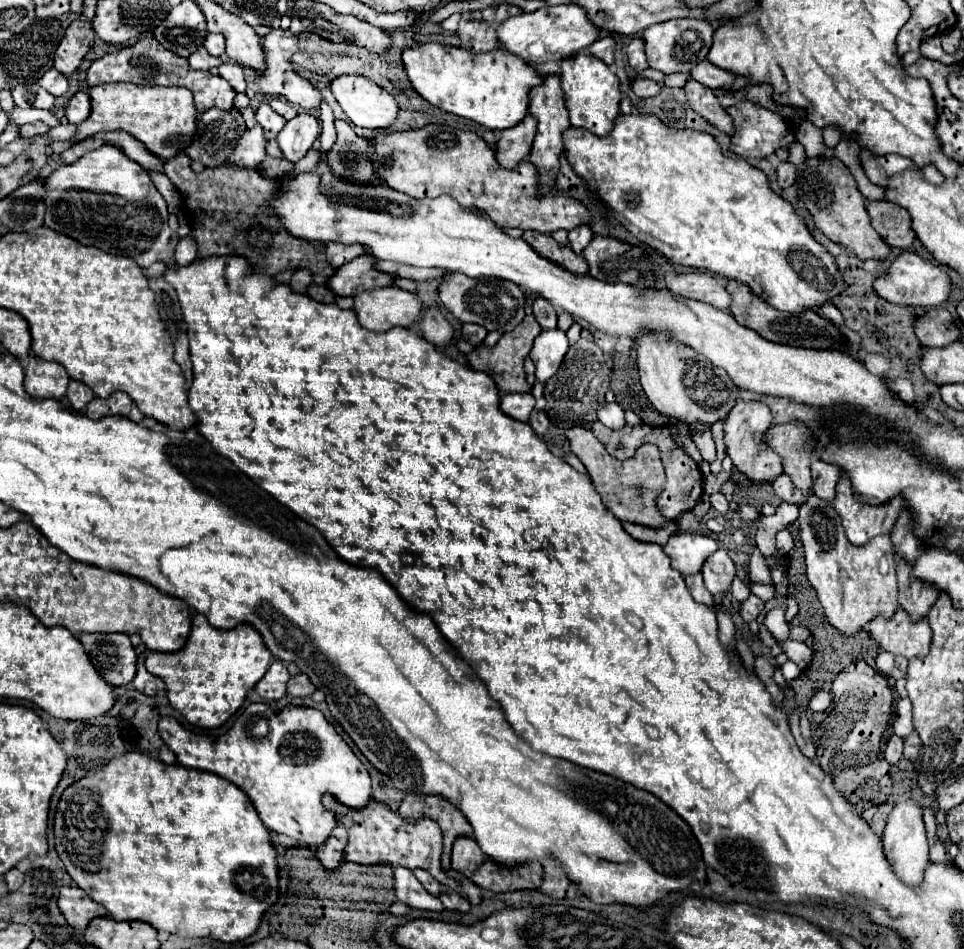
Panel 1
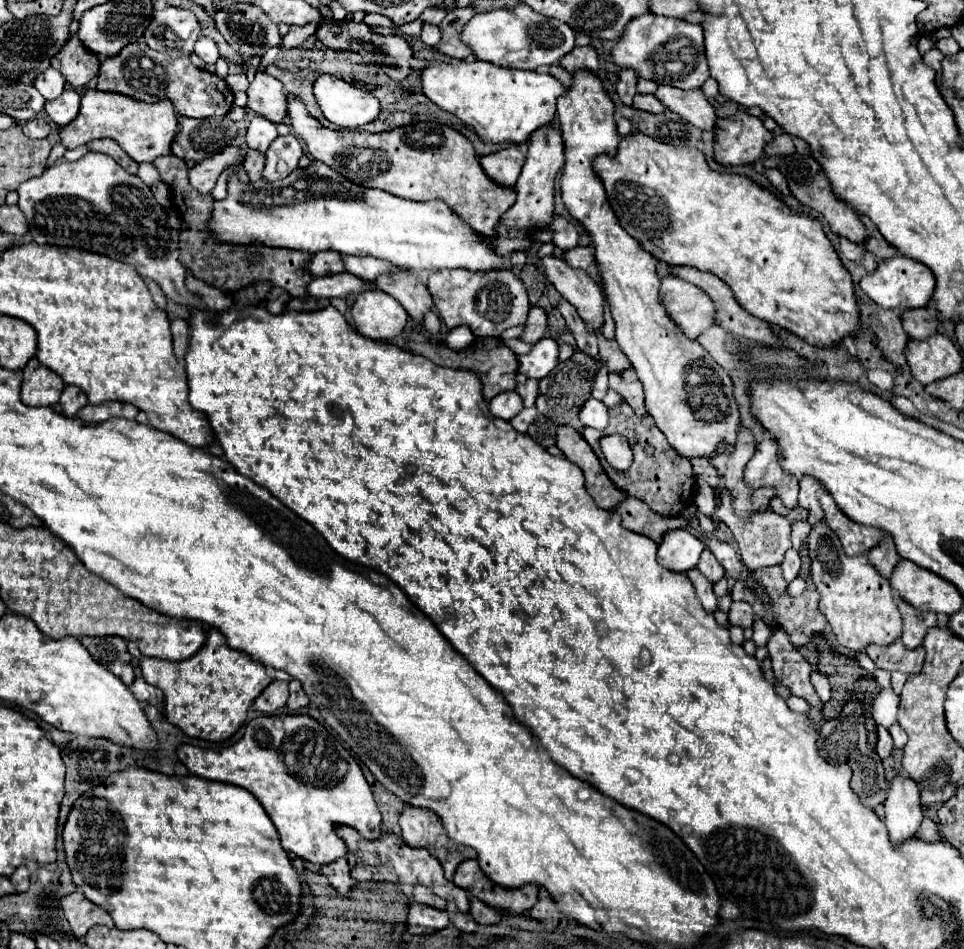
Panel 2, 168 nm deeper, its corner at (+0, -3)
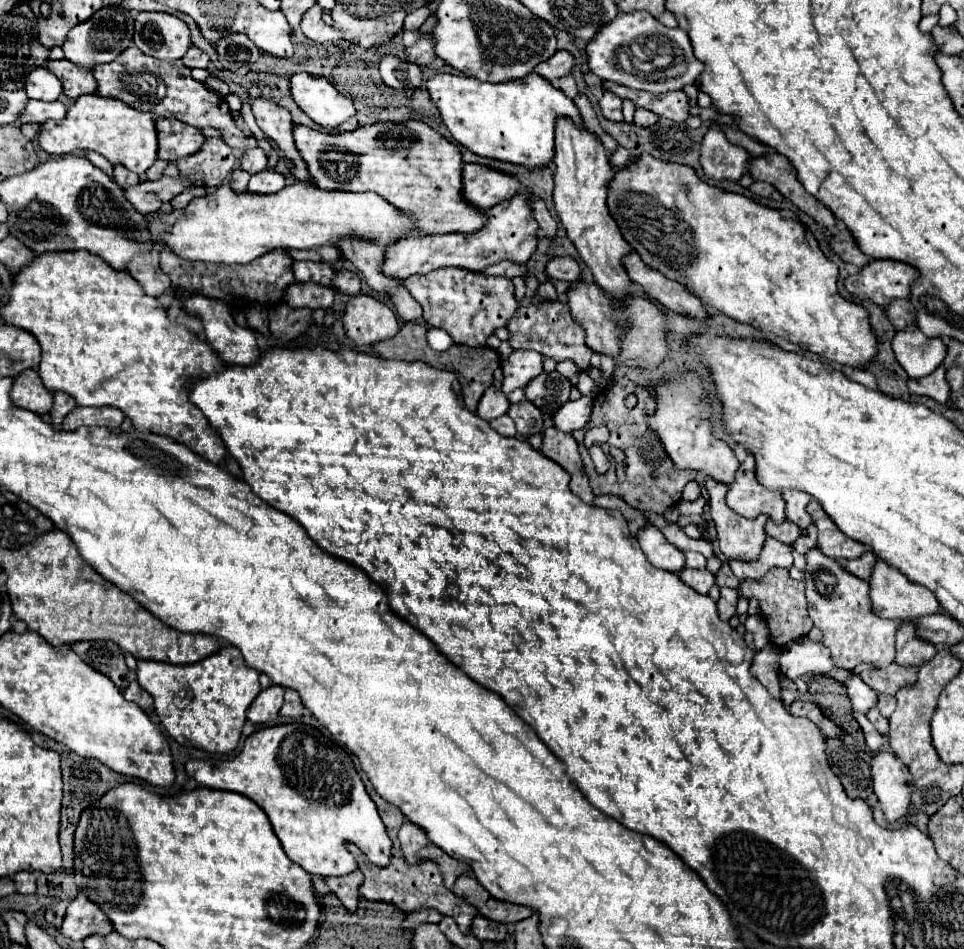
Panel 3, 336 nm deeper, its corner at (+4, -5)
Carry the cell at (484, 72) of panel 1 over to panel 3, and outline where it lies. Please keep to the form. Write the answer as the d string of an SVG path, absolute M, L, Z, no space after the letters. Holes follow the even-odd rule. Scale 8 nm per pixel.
M436 73L428 79L426 87L446 127L458 143L476 155L520 163L530 169L544 167L552 161L554 123L558 115L572 117L578 123L582 121L574 101L538 73L506 83L484 83L466 75Z

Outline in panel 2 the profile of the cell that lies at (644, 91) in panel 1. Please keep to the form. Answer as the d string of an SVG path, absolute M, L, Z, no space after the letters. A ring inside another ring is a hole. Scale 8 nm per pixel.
M636 95L632 107L640 111L648 111L652 115L660 115L664 111L664 105L654 95Z

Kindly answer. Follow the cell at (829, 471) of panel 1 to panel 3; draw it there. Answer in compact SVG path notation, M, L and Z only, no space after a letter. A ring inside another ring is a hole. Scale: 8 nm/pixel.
M784 489L782 497L786 501L786 519L790 519L796 525L800 525L802 529L806 529L812 523L812 517L808 517L808 511L806 511L810 497L796 489Z

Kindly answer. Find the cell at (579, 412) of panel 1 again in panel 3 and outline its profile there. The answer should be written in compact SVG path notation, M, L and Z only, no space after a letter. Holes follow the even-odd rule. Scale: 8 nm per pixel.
M552 371L540 373L526 385L524 391L528 401L532 401L546 417L552 417L552 413L556 413L556 409L560 409L560 405L564 405L570 399L572 383L560 377L558 371Z

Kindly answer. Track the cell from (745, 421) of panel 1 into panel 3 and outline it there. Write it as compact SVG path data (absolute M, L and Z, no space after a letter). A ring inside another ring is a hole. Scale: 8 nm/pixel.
M706 479L706 491L710 501L710 515L718 531L718 549L726 559L756 559L766 541L766 517L740 517L724 505L724 493L728 485Z

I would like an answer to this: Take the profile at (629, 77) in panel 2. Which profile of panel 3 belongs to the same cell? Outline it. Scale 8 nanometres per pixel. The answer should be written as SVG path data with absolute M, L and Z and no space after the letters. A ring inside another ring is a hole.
M604 91L602 99L600 99L600 107L602 107L602 113L606 119L622 121L622 99L616 97L614 93Z

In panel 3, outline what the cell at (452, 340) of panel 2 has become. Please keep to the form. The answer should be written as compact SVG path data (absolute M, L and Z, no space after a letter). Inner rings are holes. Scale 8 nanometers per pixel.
M430 327L428 329L428 345L436 351L446 351L450 349L454 343L452 343L452 337L448 337L448 333L444 329L438 329L438 327Z

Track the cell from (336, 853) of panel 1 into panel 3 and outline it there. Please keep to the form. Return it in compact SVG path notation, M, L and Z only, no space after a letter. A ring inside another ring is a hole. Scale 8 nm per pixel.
M356 871L356 873L350 873L348 877L326 877L324 881L348 911L356 911L358 901L360 901L358 885L362 883L362 879L364 879L362 873Z

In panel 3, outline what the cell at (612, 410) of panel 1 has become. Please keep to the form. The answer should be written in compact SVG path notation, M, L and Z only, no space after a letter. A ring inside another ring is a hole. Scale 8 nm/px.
M582 397L578 401L568 401L554 415L554 425L566 433L572 433L588 425L590 413L592 413L592 401L588 397Z

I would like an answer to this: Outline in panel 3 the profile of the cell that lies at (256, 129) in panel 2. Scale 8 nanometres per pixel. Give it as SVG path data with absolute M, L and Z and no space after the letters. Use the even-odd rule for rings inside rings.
M256 147L256 149L248 149L242 159L240 159L240 167L250 171L250 173L256 173L256 171L262 171L264 167L268 165L268 157L264 153L264 149Z

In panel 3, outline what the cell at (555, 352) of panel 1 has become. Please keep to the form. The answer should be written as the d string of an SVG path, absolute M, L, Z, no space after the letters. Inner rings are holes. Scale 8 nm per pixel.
M524 349L512 351L510 357L502 363L504 367L502 391L510 393L516 387L526 387L534 377L542 373L542 361L544 357L540 357L540 353L536 351L524 351Z

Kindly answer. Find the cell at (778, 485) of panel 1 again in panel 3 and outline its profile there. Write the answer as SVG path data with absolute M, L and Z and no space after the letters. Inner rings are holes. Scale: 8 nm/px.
M768 521L768 523L766 523L766 535L772 535L772 537L776 537L778 541L784 541L784 543L790 545L792 539L800 535L800 527L794 527L792 521L784 521L784 523L780 523L780 525L776 525L774 521Z

